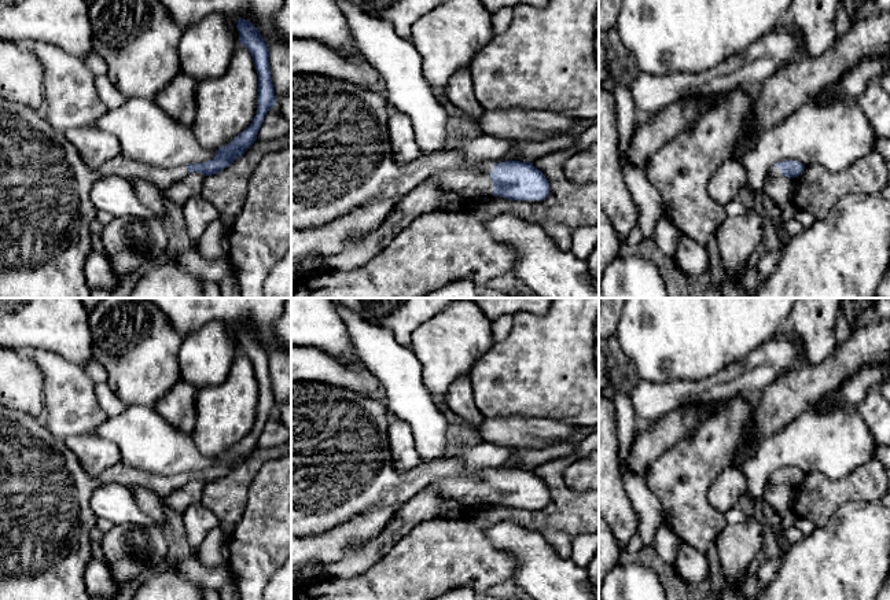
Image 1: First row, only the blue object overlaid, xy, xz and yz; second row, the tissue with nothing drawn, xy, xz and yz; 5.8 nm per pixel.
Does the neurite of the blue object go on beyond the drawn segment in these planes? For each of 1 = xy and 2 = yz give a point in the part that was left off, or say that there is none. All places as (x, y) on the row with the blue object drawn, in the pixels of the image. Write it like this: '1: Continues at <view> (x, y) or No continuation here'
1: Continues at xy (46, 210)
2: Continues at yz (775, 172)

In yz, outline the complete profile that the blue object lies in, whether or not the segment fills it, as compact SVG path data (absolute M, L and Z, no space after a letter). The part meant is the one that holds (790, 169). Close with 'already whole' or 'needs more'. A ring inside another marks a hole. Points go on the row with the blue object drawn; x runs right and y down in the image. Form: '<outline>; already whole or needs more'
M783 161L779 162L776 165L773 165L769 169L771 176L773 177L780 177L780 176L786 176L786 177L798 177L801 172L803 172L805 166L801 162L797 161Z; needs more

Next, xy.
M240 18L236 27L239 43L251 54L258 74L257 113L249 128L231 143L216 150L216 157L203 163L161 169L119 154L104 165L92 169L84 162L80 152L65 136L65 132L55 129L44 113L0 96L0 298L91 298L91 288L84 276L84 264L92 251L89 225L98 218L98 210L91 202L91 189L99 177L109 173L126 177L139 176L165 191L192 172L205 176L217 174L254 144L266 113L276 104L269 71L269 49L261 33L250 21Z; needs more

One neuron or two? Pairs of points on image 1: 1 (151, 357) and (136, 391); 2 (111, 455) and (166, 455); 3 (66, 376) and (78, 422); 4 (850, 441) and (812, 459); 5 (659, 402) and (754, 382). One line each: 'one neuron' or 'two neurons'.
1: one neuron
2: two neurons
3: one neuron
4: one neuron
5: one neuron

